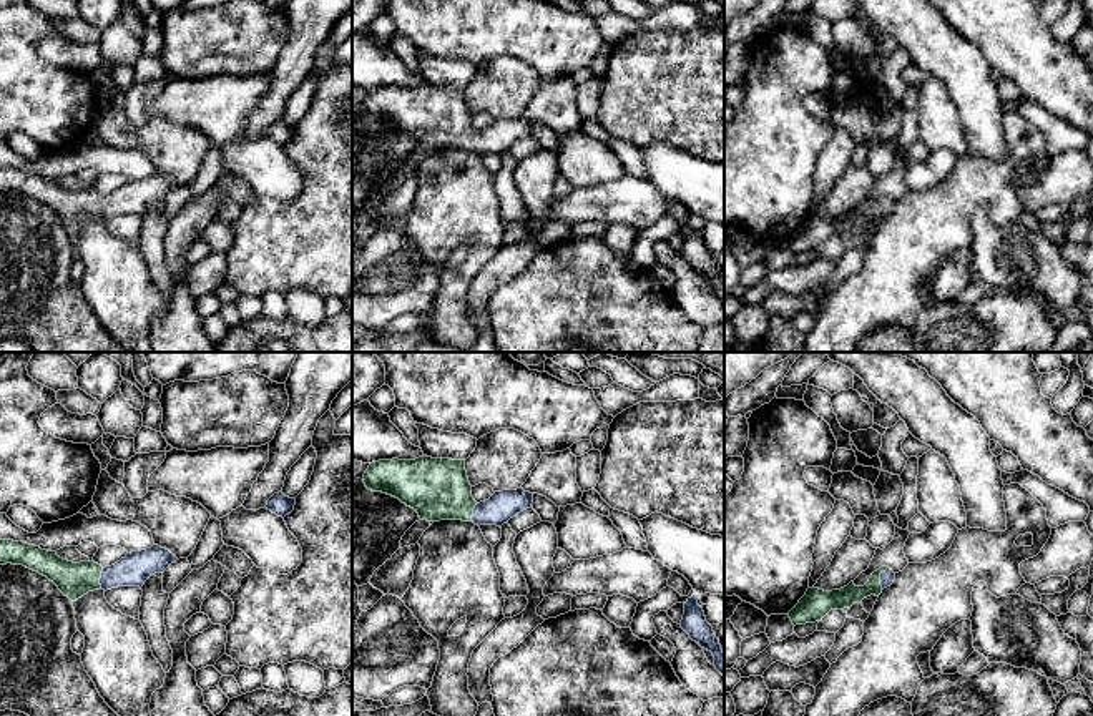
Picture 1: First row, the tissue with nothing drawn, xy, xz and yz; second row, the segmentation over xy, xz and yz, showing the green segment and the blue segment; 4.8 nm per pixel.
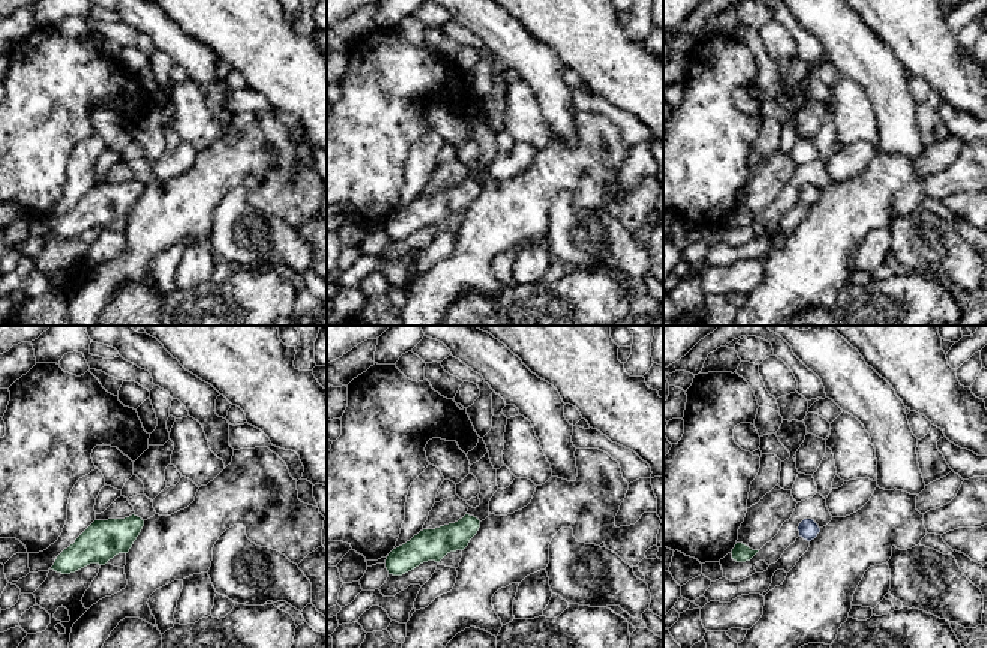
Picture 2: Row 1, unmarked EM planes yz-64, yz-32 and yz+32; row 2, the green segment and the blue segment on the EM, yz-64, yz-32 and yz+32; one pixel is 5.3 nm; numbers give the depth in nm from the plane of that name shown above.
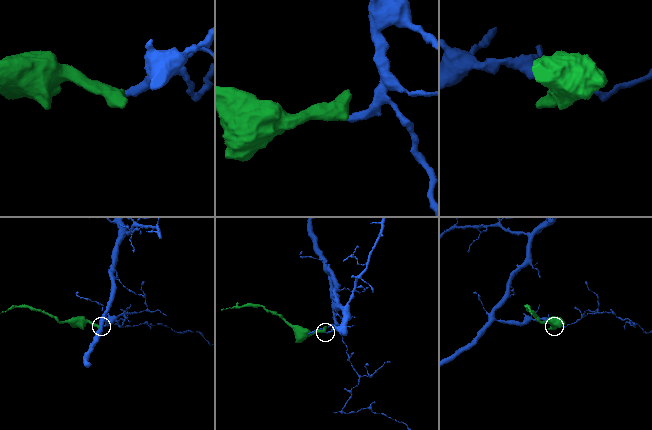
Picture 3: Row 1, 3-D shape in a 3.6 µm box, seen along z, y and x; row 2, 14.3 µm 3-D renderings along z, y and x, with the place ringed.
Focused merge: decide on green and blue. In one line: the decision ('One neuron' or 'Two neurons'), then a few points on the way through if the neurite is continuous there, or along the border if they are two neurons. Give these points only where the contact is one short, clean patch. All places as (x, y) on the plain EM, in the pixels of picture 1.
One neuron. Path across: yz (846, 225), (867, 218), (879, 206), (887, 205)

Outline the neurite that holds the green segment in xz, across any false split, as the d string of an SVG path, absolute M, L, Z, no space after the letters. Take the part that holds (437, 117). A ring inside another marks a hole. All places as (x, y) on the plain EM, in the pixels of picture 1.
M419 85L415 88L379 88L372 90L364 101L364 111L372 120L382 120L399 126L414 136L420 148L462 148L475 153L502 154L517 141L533 136L533 121L523 116L495 120L488 128L477 131L467 105L465 88Z

